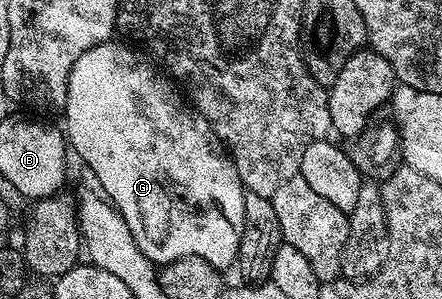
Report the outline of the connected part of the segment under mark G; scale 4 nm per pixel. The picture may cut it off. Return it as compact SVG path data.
M118 41L102 42L96 48L88 48L88 52L84 52L84 56L80 56L80 60L76 60L76 64L72 64L72 72L68 76L68 96L66 97L64 111L64 117L66 117L64 137L69 149L73 153L75 150L86 161L87 168L98 177L99 184L97 183L97 185L105 191L109 201L117 206L119 212L124 216L140 252L144 252L144 256L148 256L151 262L165 264L188 256L200 256L204 260L208 260L208 264L213 266L219 268L233 267L238 261L240 236L244 232L244 200L247 195L247 191L244 189L240 176L234 167L233 158L230 157L225 145L208 124L208 120L204 120L204 116L199 110L194 109L193 105L179 93L175 83L149 57L146 57L147 59L141 58L133 50L133 48L135 49L133 45L127 44L125 41L122 41L123 43Z

